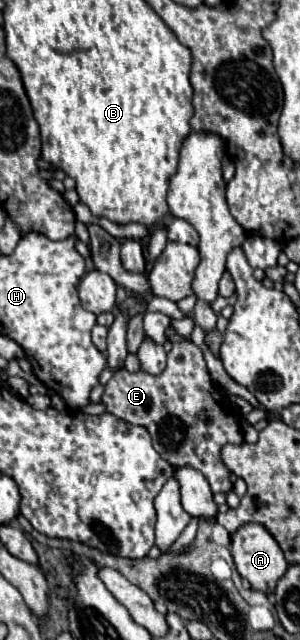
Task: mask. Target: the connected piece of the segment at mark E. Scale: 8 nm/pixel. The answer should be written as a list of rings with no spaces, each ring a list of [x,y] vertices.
[[[189,339],[173,343],[171,353],[167,355],[167,367],[157,377],[145,375],[143,371],[117,371],[105,385],[101,403],[107,407],[107,413],[131,425],[145,427],[153,439],[155,451],[175,471],[181,467],[193,467],[201,471],[213,493],[229,493],[233,489],[229,471],[221,463],[219,451],[227,443],[243,443],[239,421],[241,415],[231,403],[229,395],[211,381],[203,353]]]

